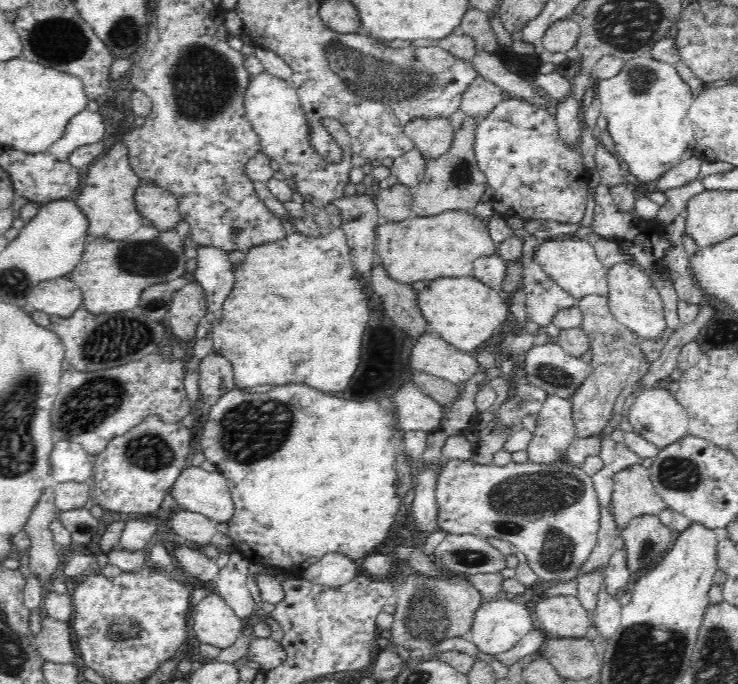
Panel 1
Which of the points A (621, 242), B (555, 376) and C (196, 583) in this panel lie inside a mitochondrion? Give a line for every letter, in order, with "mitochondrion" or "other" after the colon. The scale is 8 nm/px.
A: other
B: mitochondrion
C: other

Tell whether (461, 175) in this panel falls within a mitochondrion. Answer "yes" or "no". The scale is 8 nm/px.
yes

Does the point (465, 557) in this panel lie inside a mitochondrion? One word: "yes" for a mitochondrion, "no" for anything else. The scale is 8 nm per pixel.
yes

